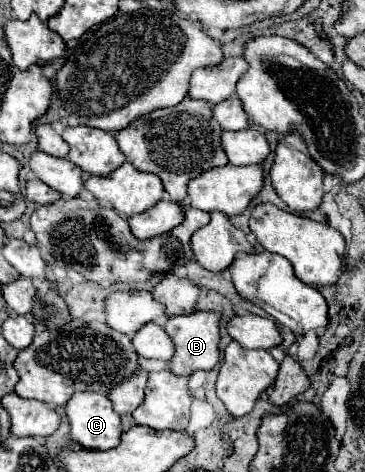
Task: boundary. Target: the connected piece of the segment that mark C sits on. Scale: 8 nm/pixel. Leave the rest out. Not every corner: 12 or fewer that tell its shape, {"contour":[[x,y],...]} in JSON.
{"contour":[[105,394],[65,406],[71,436],[89,450],[119,444],[121,418]]}

